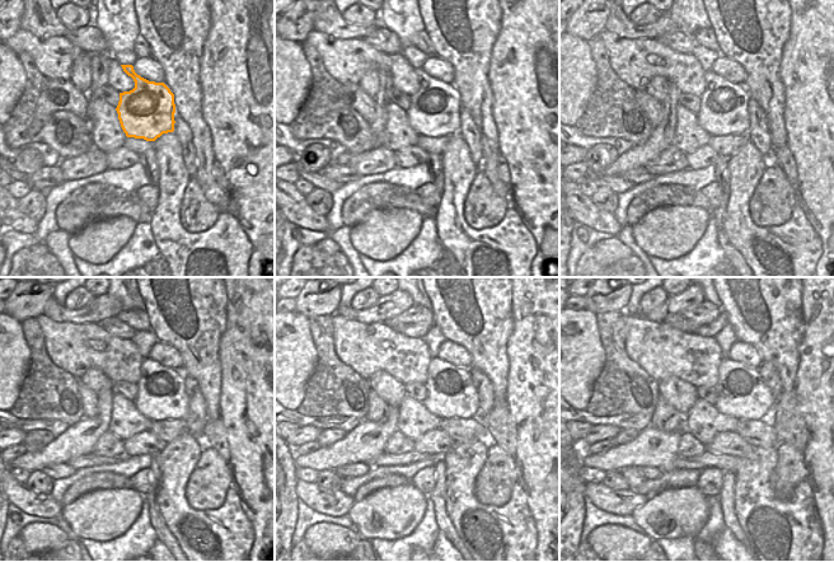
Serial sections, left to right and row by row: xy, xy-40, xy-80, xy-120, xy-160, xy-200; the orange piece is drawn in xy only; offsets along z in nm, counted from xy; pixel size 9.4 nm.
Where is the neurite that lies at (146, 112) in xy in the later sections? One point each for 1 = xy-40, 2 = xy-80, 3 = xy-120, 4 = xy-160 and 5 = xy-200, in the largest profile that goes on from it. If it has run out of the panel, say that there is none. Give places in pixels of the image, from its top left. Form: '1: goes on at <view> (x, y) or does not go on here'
1: goes on at xy-40 (435, 108)
2: goes on at xy-80 (724, 109)
3: goes on at xy-120 (162, 394)
4: goes on at xy-160 (451, 393)
5: goes on at xy-200 (743, 394)

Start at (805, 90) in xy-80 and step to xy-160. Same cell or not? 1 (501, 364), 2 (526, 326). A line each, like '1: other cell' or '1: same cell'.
1: other cell
2: same cell

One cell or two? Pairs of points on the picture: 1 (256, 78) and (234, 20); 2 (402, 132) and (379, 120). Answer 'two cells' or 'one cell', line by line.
1: one cell
2: two cells

